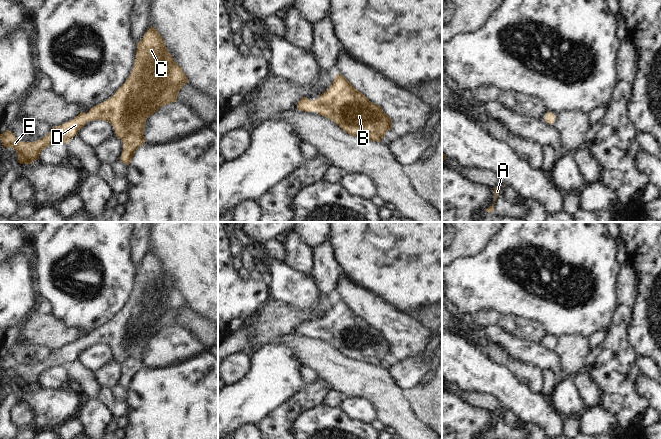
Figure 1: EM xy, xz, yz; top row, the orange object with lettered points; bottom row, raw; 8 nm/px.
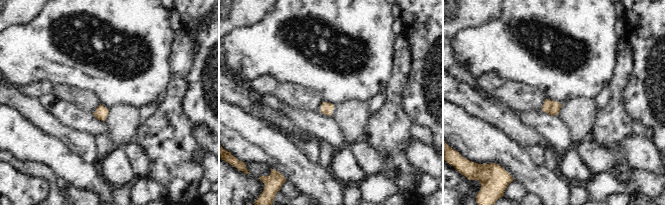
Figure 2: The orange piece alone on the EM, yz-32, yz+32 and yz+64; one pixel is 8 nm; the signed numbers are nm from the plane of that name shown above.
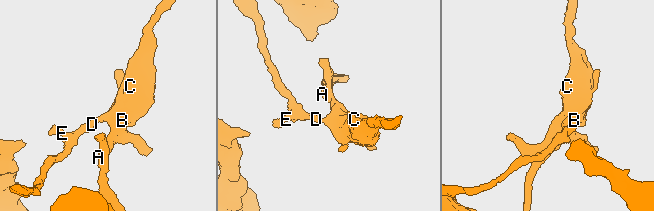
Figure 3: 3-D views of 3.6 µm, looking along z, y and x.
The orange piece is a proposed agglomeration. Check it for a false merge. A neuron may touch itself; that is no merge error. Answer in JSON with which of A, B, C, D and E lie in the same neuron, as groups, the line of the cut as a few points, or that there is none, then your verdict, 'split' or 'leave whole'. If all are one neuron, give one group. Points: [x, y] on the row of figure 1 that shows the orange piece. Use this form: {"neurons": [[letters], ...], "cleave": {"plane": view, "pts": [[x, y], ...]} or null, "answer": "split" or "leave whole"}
{"neurons": [["A", "B", "C", "D", "E"]], "cleave": null, "answer": "leave whole"}

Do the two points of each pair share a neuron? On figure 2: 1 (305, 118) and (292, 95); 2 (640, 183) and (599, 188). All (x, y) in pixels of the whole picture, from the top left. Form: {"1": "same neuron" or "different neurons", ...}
{"1": "different neurons", "2": "same neuron"}

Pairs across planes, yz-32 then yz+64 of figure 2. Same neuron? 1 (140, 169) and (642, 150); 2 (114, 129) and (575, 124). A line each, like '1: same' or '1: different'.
1: same
2: same

